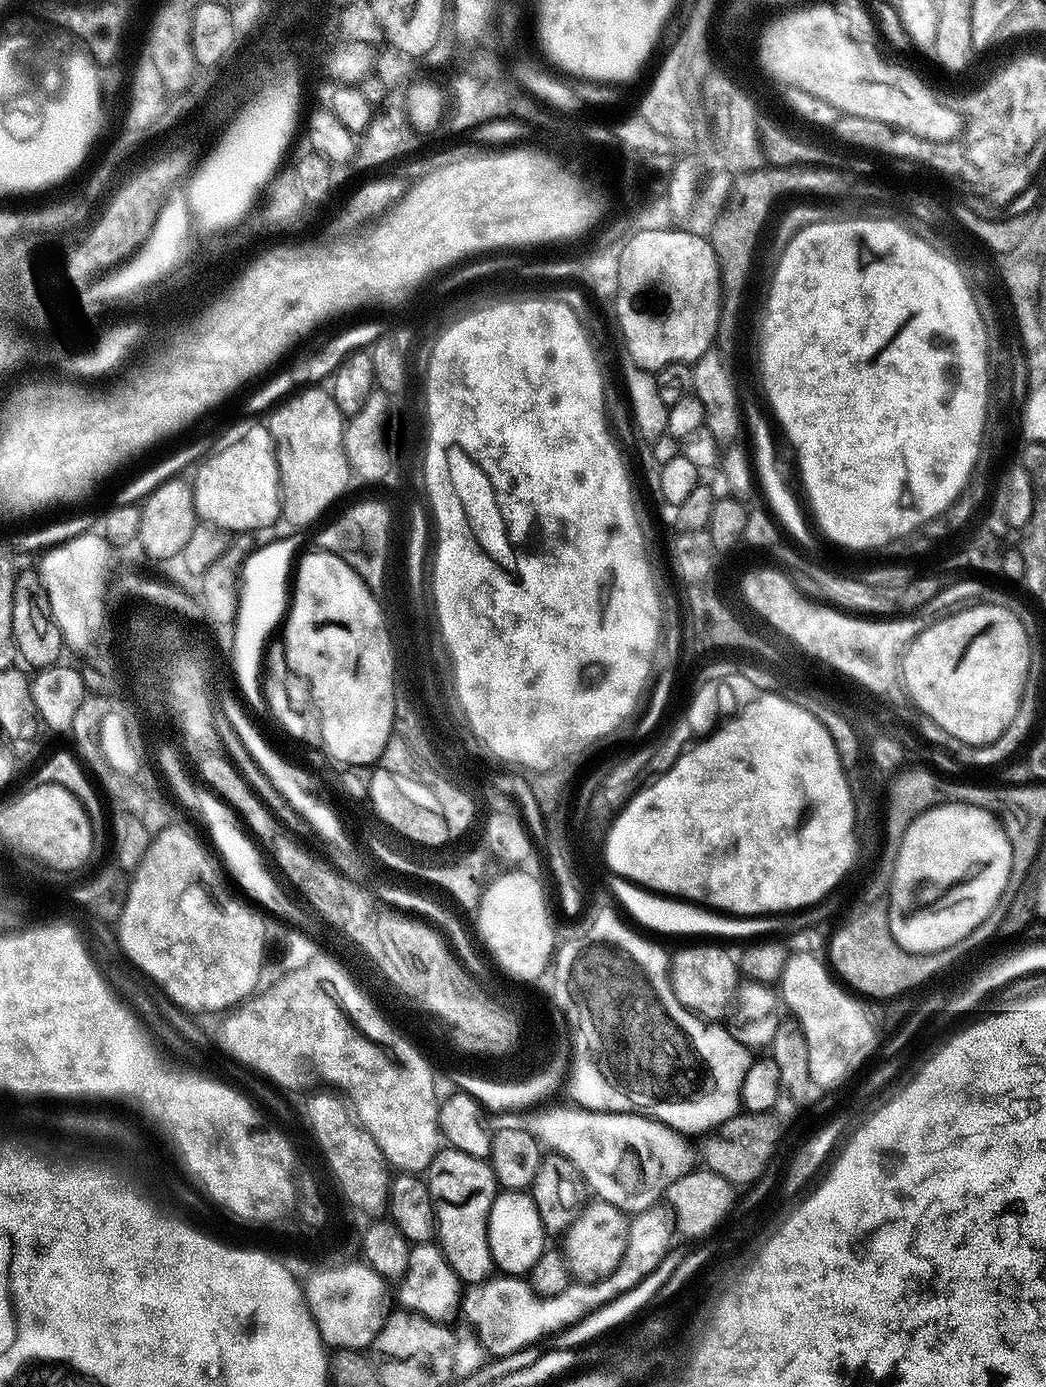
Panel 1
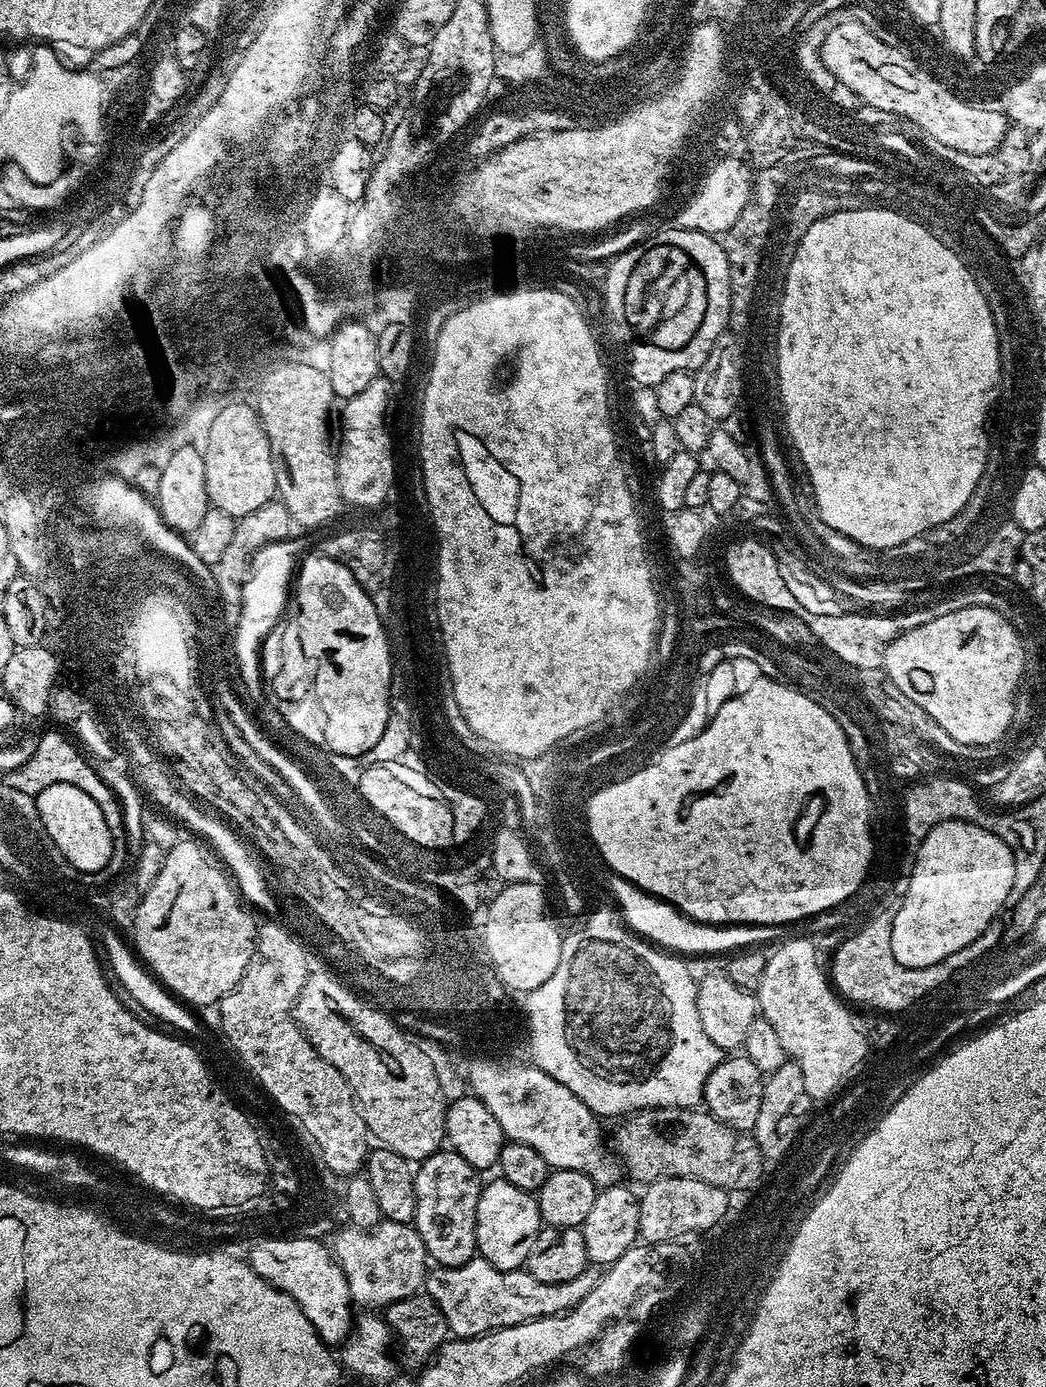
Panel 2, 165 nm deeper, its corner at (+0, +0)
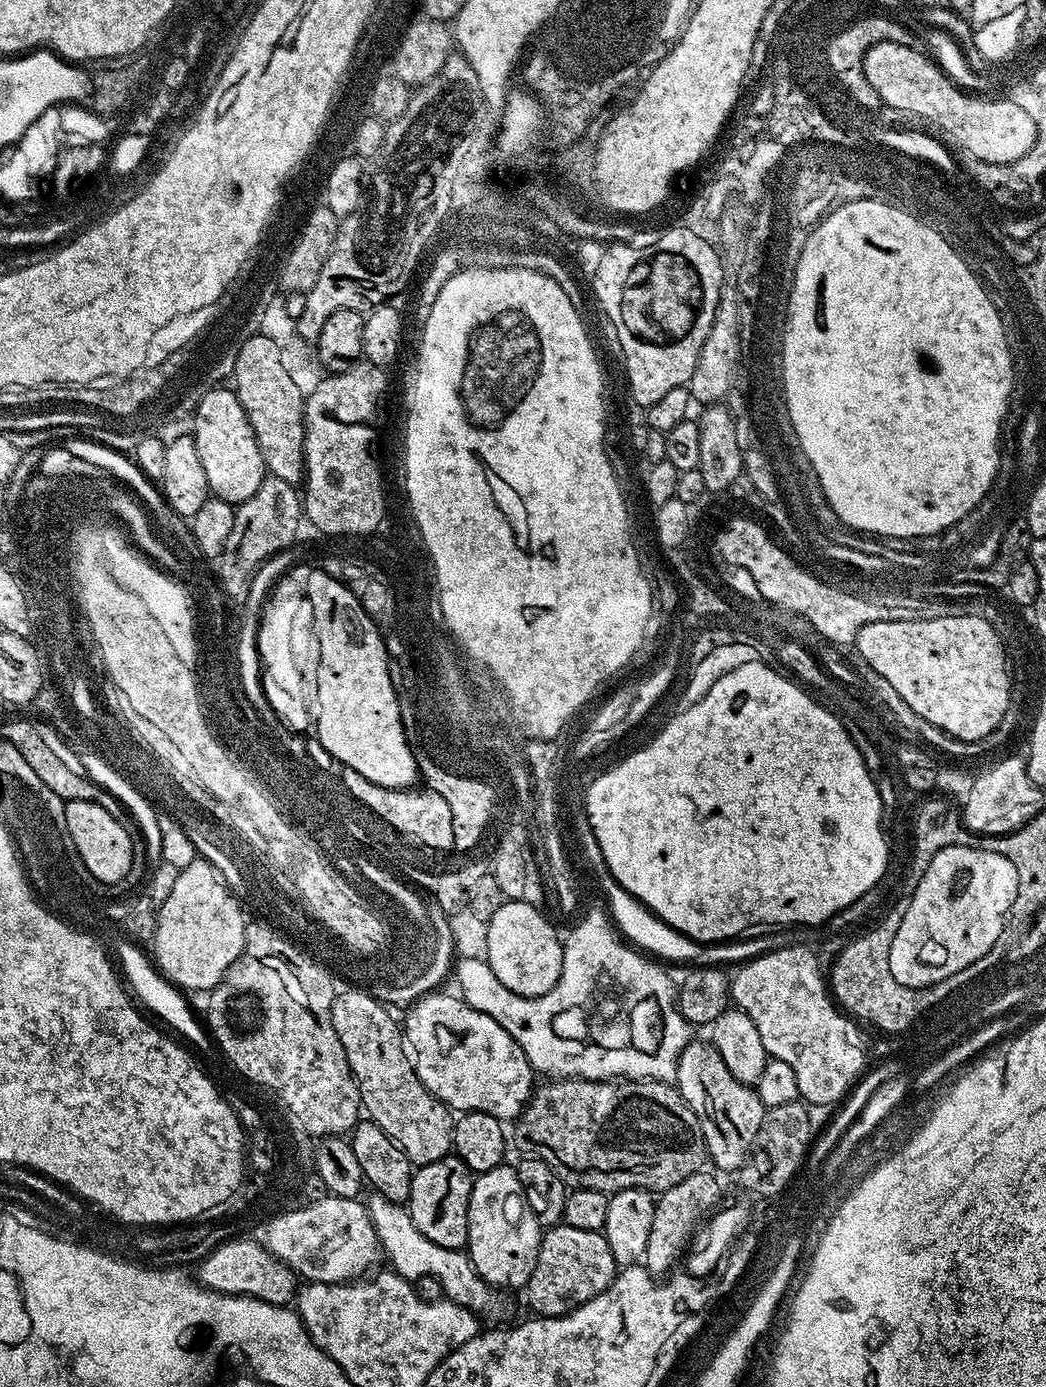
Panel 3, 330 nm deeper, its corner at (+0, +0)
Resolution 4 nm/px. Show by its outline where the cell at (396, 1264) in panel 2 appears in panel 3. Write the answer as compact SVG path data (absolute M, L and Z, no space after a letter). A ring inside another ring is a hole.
M324 1194L305 1208L293 1206L267 1221L268 1229L264 1232L262 1243L305 1281L343 1284L363 1277L382 1260L382 1249L368 1217L367 1207L360 1203L359 1199Z

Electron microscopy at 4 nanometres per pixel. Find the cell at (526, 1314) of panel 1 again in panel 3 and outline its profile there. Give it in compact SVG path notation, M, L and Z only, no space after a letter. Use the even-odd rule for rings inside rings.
M373 1195L372 1201L367 1201L368 1217L376 1231L376 1237L380 1243L383 1255L389 1260L391 1271L396 1272L404 1280L418 1281L424 1276L434 1278L438 1286L442 1286L444 1296L453 1300L458 1306L470 1308L477 1314L484 1312L496 1312L503 1306L504 1300L499 1291L488 1284L474 1270L472 1259L467 1251L454 1248L443 1248L430 1242L418 1226L410 1218L407 1207L404 1204L390 1202L384 1196Z

